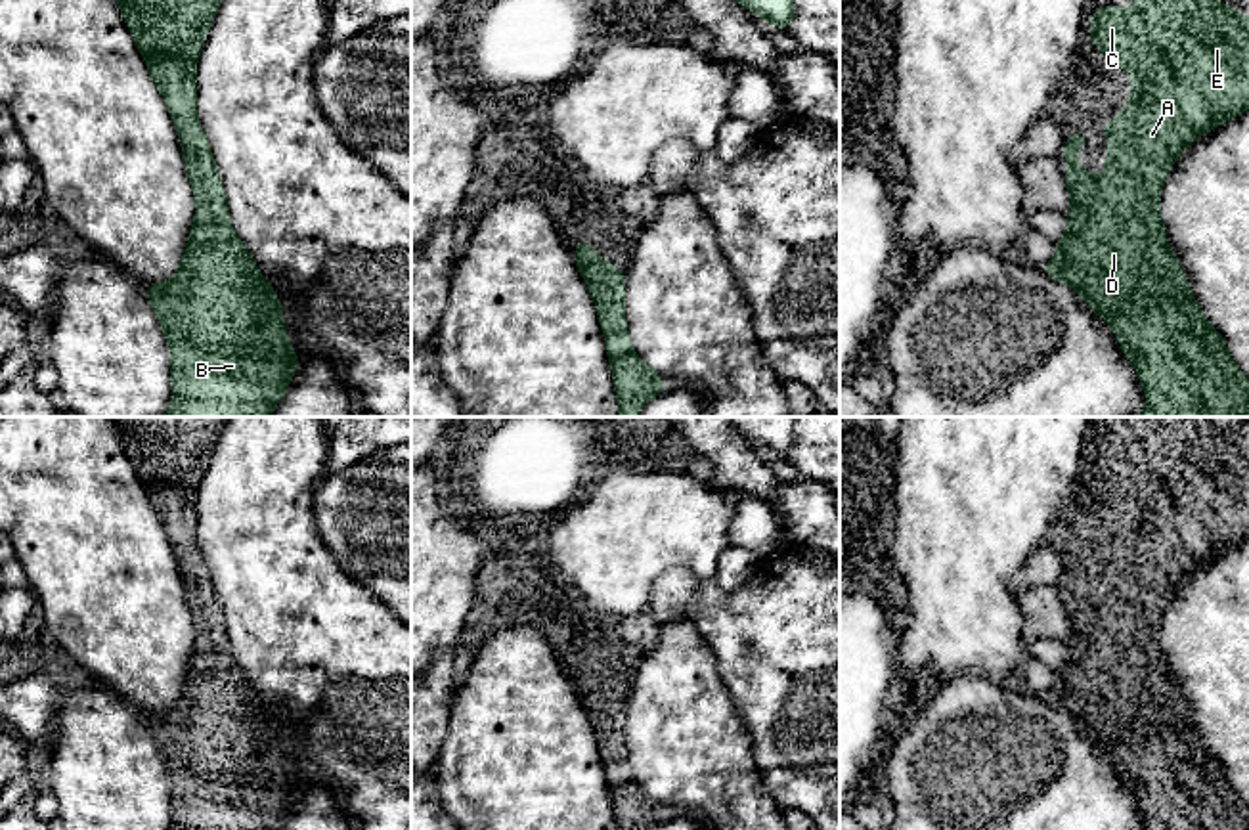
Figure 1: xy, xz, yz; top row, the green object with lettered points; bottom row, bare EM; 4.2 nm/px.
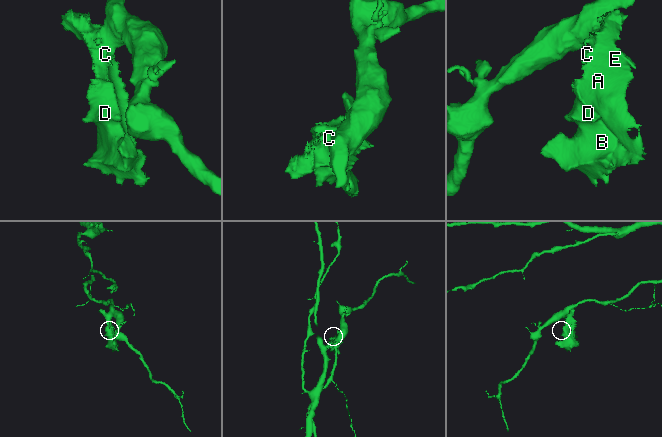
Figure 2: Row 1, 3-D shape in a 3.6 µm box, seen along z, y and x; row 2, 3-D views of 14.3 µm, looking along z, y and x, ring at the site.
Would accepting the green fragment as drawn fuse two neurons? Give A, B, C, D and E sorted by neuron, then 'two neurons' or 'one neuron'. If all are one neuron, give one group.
A B C D E | one neuron

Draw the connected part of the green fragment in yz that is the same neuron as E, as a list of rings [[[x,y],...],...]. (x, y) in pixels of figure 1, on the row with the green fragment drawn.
[[[1136,0],[1134,10],[1123,10],[1117,6],[1092,10],[1092,36],[1086,38],[1090,44],[1102,44],[1100,55],[1104,59],[1111,59],[1115,67],[1123,67],[1127,75],[1136,75],[1138,80],[1130,82],[1132,96],[1128,105],[1106,126],[1098,126],[1098,138],[1109,134],[1113,138],[1113,145],[1102,151],[1107,159],[1106,164],[1098,164],[1096,168],[1109,166],[1111,174],[1106,180],[1102,174],[1088,174],[1081,168],[1077,161],[1079,151],[1085,147],[1085,140],[1088,134],[1073,132],[1069,140],[1065,140],[1062,155],[1069,161],[1065,168],[1065,184],[1071,193],[1071,208],[1067,212],[1067,224],[1063,239],[1056,245],[1056,252],[1052,260],[1042,268],[1044,273],[1056,281],[1065,281],[1081,298],[1086,300],[1090,310],[1102,316],[1115,337],[1121,342],[1127,361],[1132,363],[1142,388],[1148,396],[1148,404],[1142,413],[1134,417],[1249,417],[1249,379],[1239,371],[1234,363],[1222,335],[1207,321],[1205,314],[1197,306],[1188,277],[1171,251],[1167,243],[1165,226],[1159,216],[1159,195],[1163,184],[1171,172],[1171,163],[1197,138],[1205,132],[1218,128],[1224,120],[1238,117],[1239,113],[1249,109],[1249,15],[1238,11],[1234,6],[1220,4],[1218,0]]]

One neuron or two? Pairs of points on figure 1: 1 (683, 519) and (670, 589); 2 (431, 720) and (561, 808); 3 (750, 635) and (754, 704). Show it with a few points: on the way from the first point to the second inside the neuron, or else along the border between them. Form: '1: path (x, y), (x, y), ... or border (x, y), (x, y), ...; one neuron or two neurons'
1: border (712, 576), (670, 567), (655, 582), (647, 605); two neurons
2: border (454, 687), (448, 729), (431, 771); two neurons
3: path (754, 653), (754, 687); one neuron

